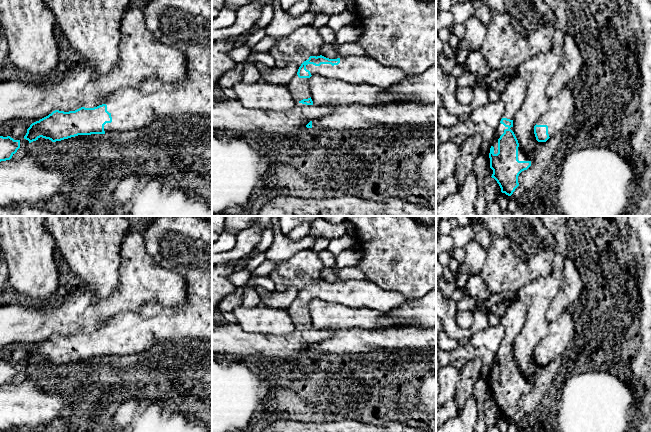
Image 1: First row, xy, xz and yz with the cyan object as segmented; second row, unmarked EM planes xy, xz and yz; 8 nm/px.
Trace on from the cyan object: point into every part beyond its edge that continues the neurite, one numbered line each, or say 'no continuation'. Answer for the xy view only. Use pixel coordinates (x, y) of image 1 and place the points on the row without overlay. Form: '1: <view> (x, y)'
1: xy (183, 244)

